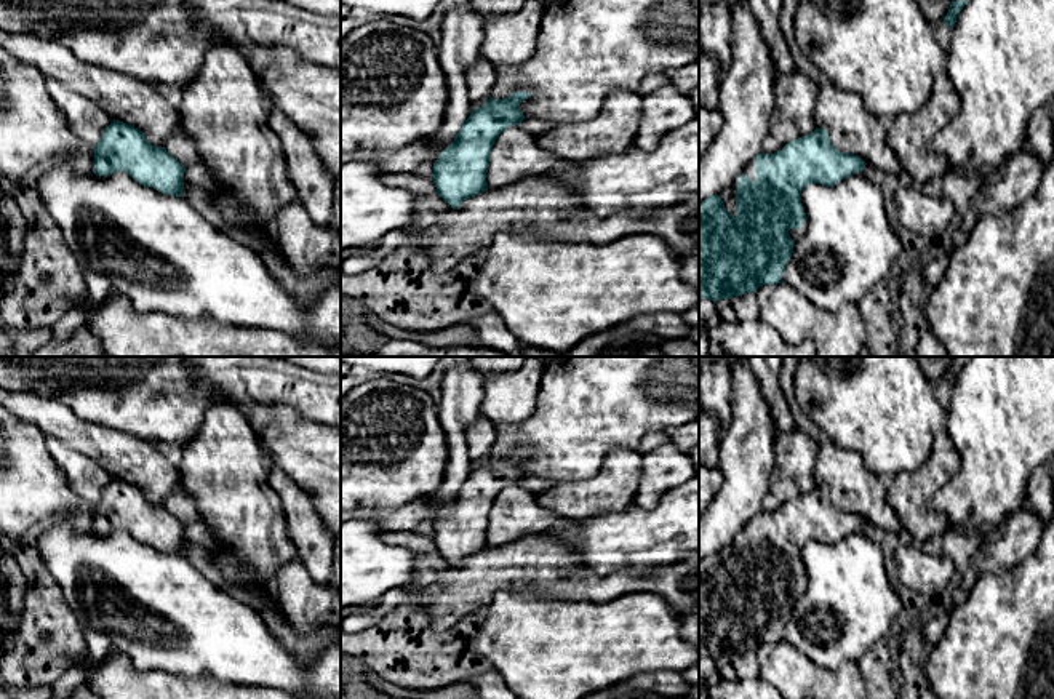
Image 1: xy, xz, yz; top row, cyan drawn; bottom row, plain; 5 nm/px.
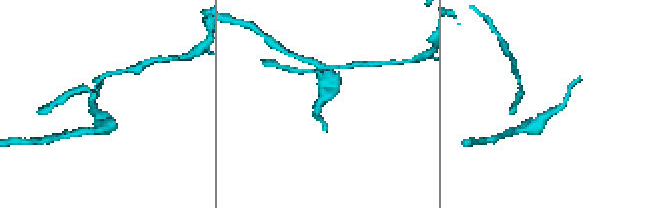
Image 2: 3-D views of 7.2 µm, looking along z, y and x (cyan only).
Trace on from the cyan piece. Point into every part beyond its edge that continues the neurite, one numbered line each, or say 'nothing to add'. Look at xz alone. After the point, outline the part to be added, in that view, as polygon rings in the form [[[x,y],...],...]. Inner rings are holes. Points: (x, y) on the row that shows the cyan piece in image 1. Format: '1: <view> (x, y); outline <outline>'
nothing to add

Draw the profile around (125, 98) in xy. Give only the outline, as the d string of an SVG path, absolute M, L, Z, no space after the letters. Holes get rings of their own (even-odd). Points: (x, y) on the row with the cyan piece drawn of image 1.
M0 32L0 45L46 78L82 94L114 120L141 130L155 147L163 147L179 125L179 109L149 83L75 58L64 42L32 32Z

